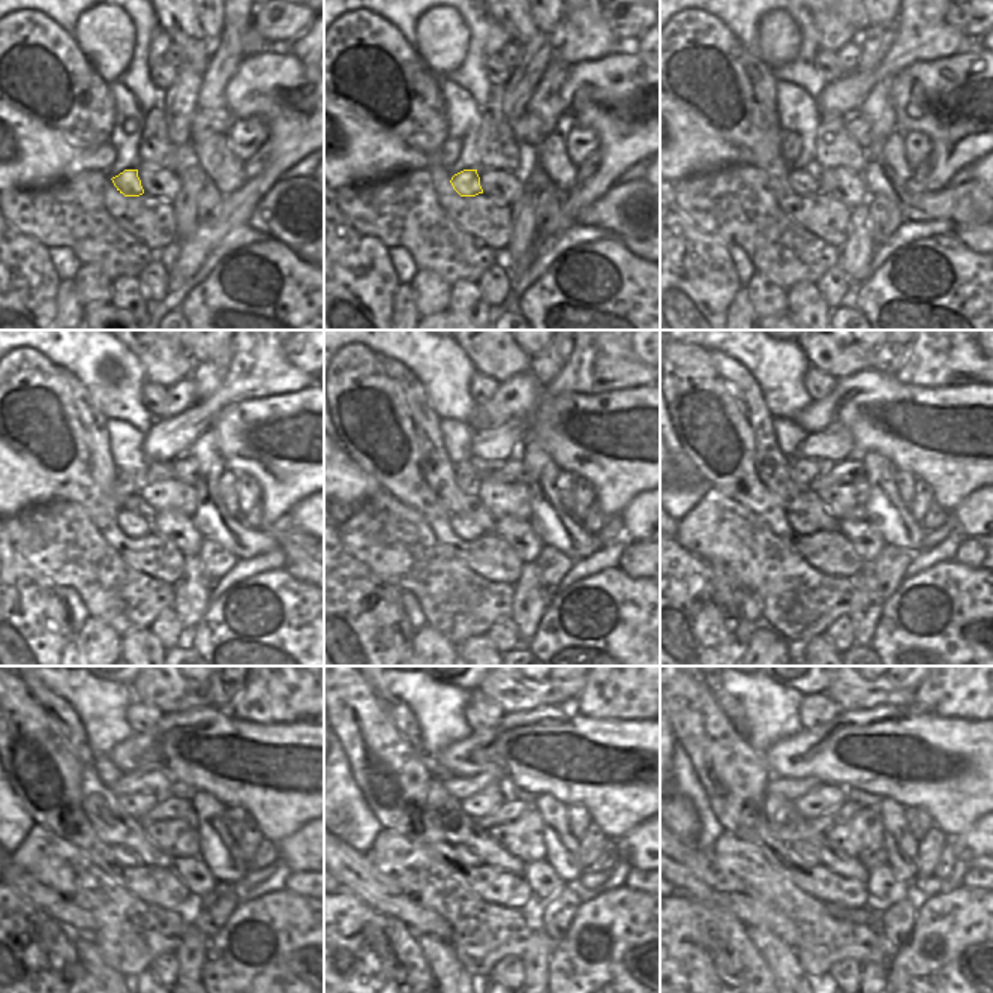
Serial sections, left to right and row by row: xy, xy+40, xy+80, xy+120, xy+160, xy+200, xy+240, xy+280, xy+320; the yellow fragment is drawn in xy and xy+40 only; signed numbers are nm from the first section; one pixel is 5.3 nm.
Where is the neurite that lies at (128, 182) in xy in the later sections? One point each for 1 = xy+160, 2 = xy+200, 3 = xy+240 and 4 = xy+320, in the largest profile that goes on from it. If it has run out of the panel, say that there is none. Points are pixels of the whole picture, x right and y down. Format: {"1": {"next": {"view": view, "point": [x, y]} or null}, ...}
{"1": {"next": {"view": "xy+160", "point": [465, 528]}}, "2": {"next": {"view": "xy+200", "point": [800, 524]}}, "3": {"next": {"view": "xy+240", "point": [123, 854]}}, "4": {"next": {"view": "xy+320", "point": [804, 849]}}}

